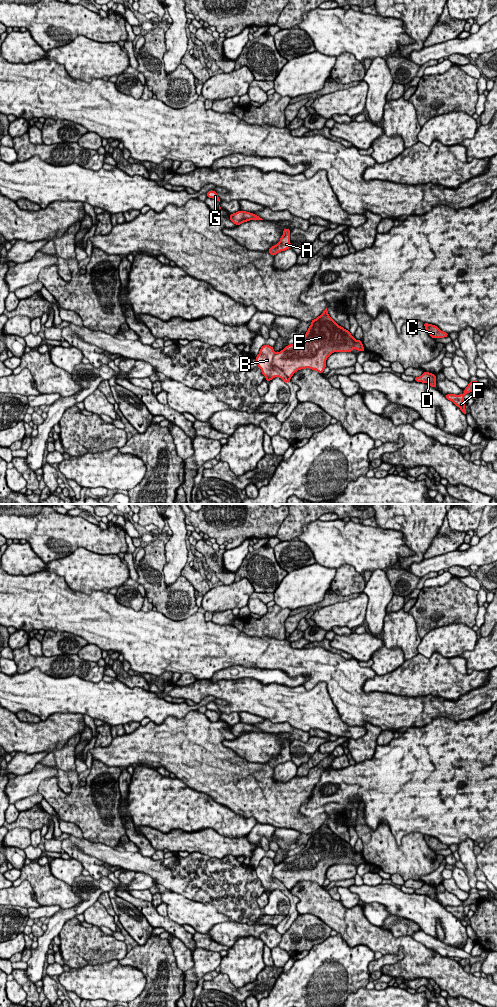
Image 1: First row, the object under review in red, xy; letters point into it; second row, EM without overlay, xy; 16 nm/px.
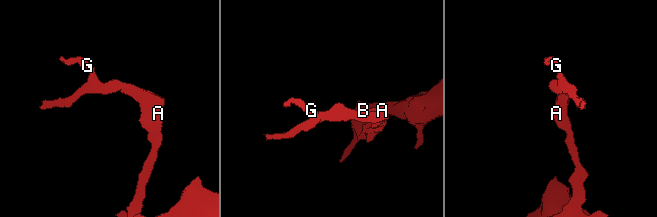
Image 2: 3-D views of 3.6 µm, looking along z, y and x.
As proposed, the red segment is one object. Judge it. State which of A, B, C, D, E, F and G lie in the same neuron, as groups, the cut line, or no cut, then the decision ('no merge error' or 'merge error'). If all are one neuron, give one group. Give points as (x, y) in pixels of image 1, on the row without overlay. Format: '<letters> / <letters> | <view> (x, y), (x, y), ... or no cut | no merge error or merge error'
A B G / C D E F | xy (275, 864), (272, 876), (289, 890) | merge error

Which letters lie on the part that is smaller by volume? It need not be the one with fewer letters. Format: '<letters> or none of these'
A, B, G

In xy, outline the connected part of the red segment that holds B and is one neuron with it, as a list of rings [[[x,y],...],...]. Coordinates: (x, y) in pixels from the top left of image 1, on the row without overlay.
[[[263,857],[256,868],[256,874],[261,881],[262,886],[267,893],[272,892],[275,889],[281,890],[286,896],[291,893],[282,882],[272,877],[273,869],[275,867],[274,860],[269,857]]]

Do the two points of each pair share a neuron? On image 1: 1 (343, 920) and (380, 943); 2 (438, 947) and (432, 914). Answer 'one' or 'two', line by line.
1: one
2: two

